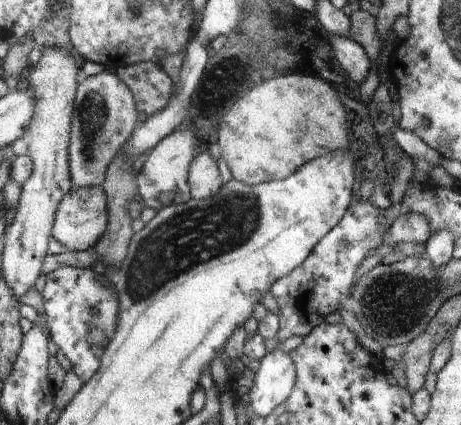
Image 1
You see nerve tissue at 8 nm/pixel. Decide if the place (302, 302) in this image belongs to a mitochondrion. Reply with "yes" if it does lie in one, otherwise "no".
no

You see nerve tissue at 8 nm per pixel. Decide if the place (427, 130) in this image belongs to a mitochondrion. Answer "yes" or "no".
no

